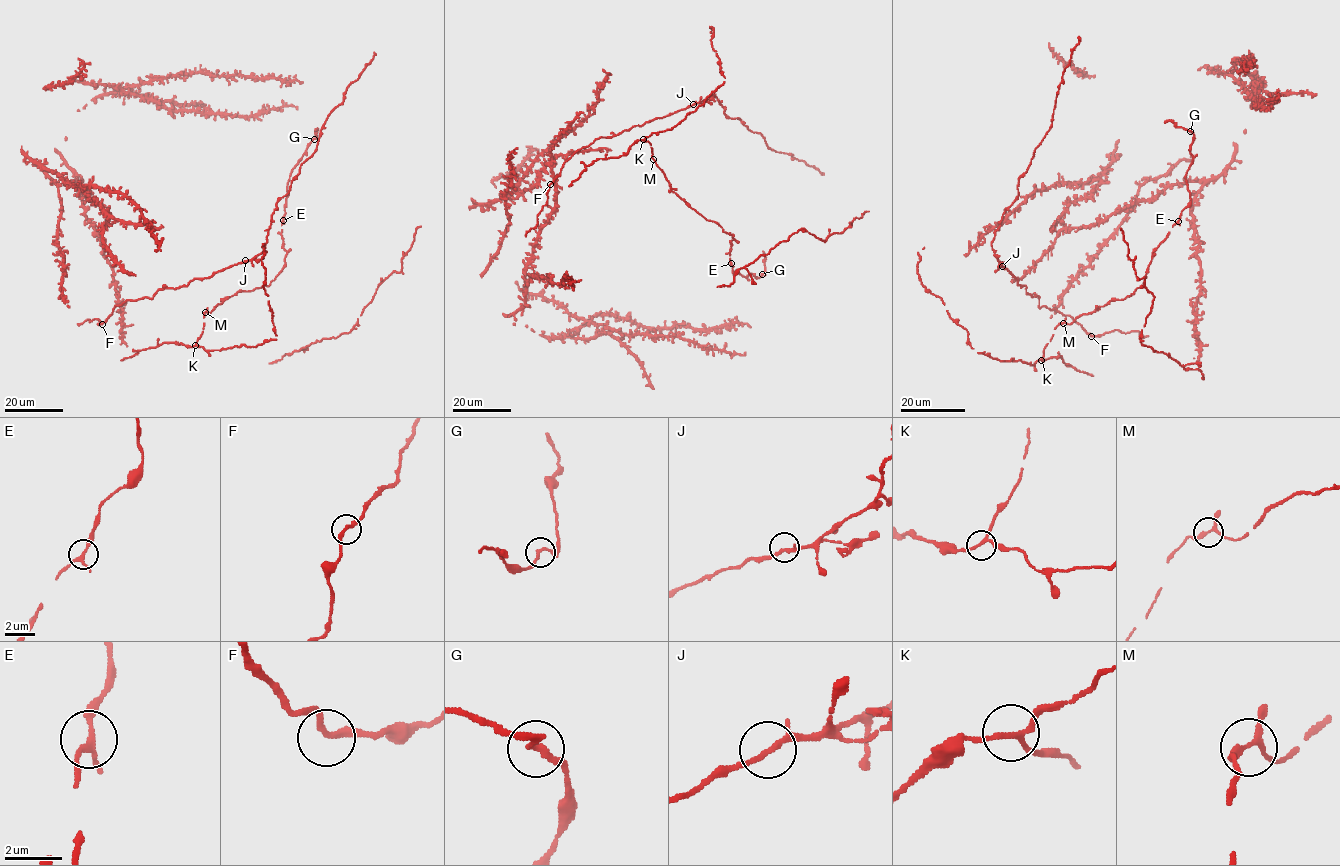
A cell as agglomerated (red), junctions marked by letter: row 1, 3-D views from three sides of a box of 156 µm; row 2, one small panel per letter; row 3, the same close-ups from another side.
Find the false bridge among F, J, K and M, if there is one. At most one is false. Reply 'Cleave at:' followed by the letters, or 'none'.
Cleave at: none

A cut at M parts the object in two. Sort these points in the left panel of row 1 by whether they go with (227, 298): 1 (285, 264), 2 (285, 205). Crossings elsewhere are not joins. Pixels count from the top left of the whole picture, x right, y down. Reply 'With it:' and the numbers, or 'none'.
With it: 1, 2

